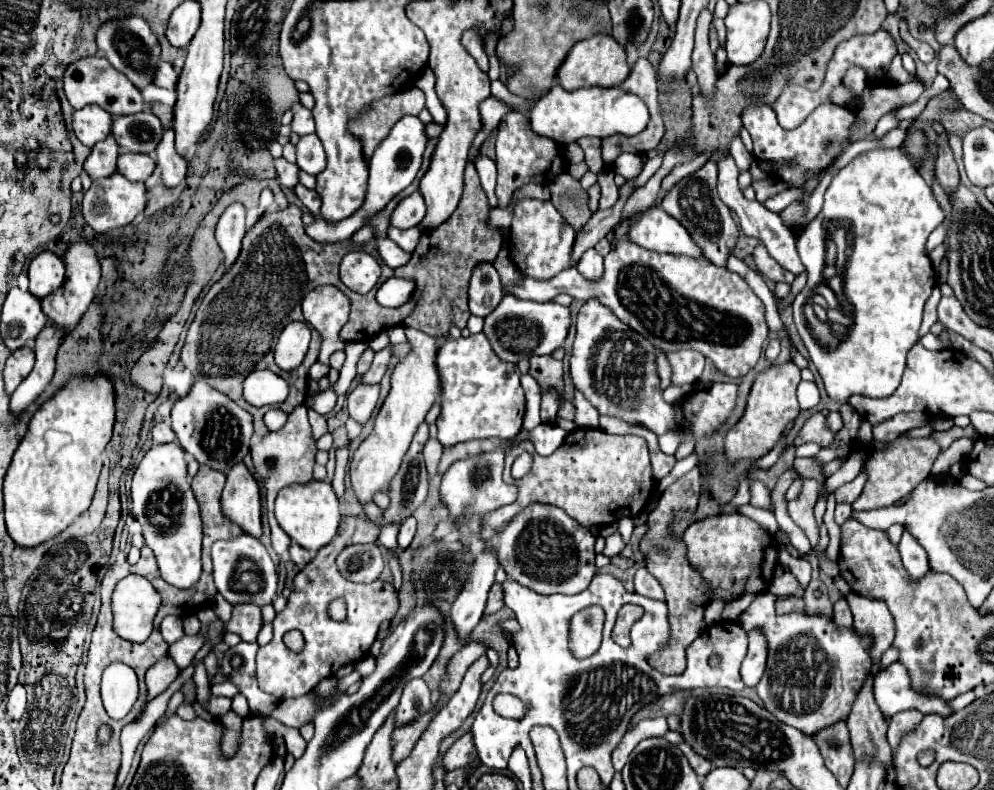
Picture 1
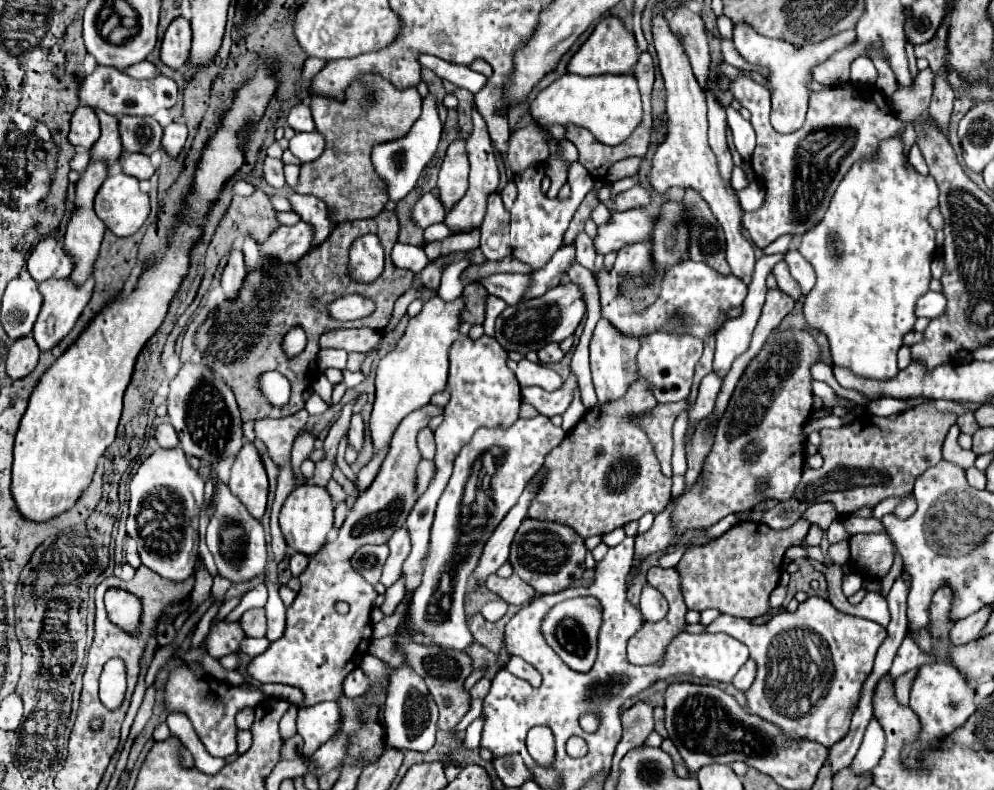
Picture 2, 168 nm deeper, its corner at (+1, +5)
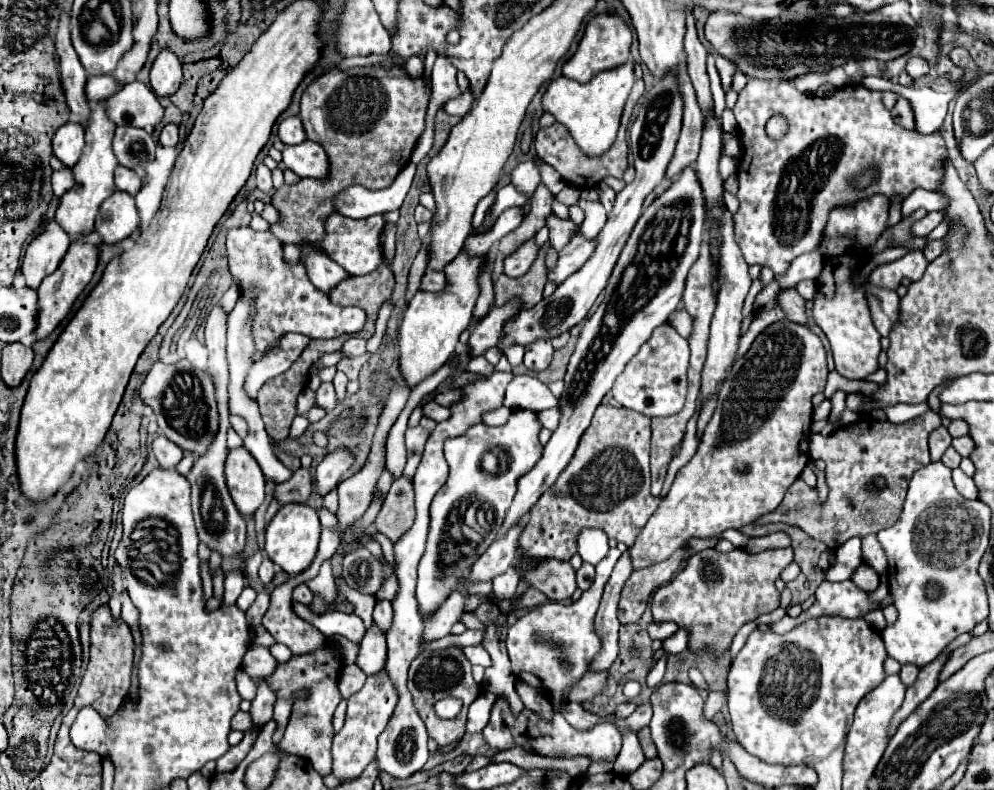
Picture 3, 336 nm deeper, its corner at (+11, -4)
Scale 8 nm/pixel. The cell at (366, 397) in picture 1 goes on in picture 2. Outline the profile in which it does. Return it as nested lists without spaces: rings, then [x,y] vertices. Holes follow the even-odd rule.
[[[353,415],[351,419],[351,427],[347,431],[347,443],[359,453],[363,449],[363,439],[365,439],[365,425],[363,425],[363,419],[361,415]]]

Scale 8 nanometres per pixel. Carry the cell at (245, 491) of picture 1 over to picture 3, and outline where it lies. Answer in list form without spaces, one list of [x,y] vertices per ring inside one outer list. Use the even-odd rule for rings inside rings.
[[[245,448],[231,450],[225,462],[225,478],[237,510],[243,516],[253,516],[265,500],[265,478],[257,460]]]

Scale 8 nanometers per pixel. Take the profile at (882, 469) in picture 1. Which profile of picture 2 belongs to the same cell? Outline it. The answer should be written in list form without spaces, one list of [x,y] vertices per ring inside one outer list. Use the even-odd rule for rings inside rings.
[[[919,405],[911,411],[907,409],[899,413],[895,419],[863,413],[839,429],[821,429],[823,467],[805,471],[799,483],[801,491],[795,491],[791,501],[777,503],[769,509],[761,521],[771,529],[789,529],[809,505],[821,501],[831,503],[839,519],[847,519],[855,511],[875,507],[889,497],[901,499],[893,509],[893,515],[901,519],[911,517],[917,509],[915,499],[909,497],[913,483],[925,469],[941,459],[945,435],[955,419],[957,415],[951,411],[939,411],[933,405]]]

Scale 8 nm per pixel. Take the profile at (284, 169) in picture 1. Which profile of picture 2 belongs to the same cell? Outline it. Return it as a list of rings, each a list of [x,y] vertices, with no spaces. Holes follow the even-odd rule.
[[[267,157],[265,159],[265,165],[263,165],[263,173],[265,173],[265,181],[279,189],[285,185],[285,177],[283,177],[283,161],[281,159],[273,159],[273,157]]]

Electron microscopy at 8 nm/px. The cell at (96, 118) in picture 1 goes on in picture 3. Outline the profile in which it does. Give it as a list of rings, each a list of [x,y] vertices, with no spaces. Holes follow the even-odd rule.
[[[67,122],[57,128],[53,136],[53,154],[65,164],[73,166],[85,148],[85,128],[77,122]]]

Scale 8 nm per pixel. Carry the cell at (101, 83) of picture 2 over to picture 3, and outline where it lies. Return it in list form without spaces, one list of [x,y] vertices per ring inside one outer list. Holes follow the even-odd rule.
[[[141,82],[125,84],[117,94],[99,100],[105,106],[107,116],[117,126],[151,128],[163,120],[163,106],[157,96]]]

